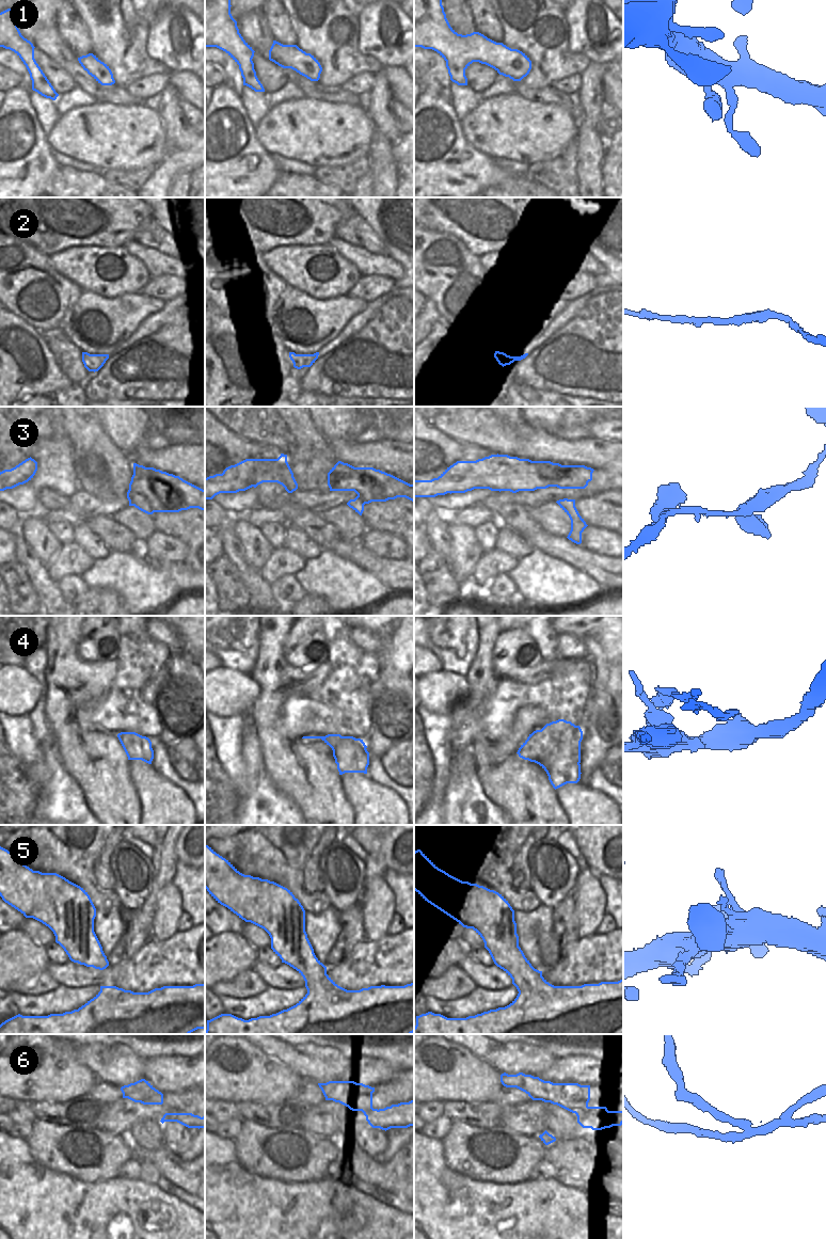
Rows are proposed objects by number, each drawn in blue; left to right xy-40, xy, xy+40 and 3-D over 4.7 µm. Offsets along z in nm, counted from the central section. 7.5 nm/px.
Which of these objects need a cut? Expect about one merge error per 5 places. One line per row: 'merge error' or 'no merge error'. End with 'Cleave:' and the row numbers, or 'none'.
1: no merge error
2: no merge error
3: no merge error
4: merge error
5: no merge error
6: merge error
Cleave: 4, 6

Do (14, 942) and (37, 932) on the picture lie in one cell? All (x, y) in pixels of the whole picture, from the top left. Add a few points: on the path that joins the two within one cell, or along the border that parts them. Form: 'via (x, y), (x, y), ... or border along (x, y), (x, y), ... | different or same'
border along (18, 928), (44, 946) | different

